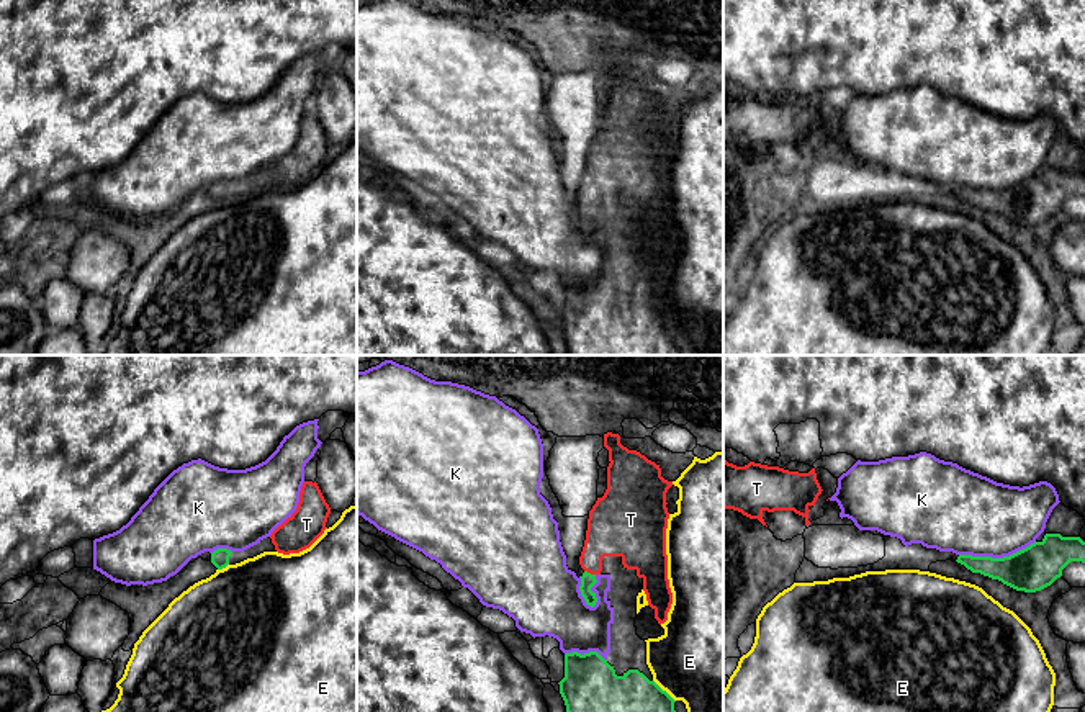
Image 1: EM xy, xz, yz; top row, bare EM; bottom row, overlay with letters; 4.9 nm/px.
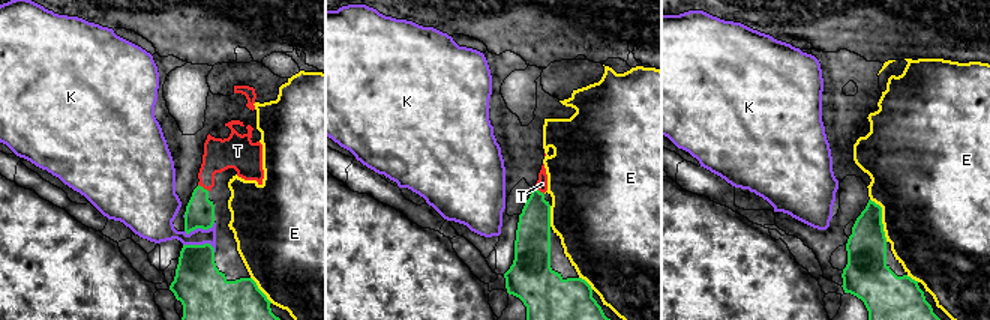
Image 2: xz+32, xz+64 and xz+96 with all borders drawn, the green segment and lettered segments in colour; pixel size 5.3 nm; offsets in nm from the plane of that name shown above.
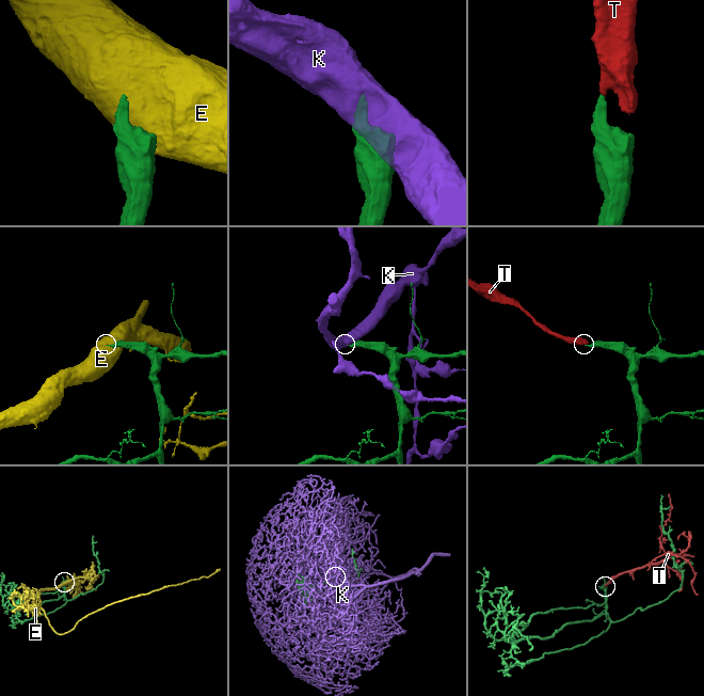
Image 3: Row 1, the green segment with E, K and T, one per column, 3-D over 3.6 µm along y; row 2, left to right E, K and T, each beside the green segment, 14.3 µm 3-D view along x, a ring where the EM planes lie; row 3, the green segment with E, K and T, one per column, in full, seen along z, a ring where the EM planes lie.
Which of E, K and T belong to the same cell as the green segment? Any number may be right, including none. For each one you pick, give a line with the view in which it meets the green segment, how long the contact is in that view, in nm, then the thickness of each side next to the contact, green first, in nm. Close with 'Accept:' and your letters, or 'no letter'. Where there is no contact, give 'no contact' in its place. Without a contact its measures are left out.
T: meets green in xz; contact 60 nm long; 70 nm thick on the green side, 280 nm on the other
Accept: T

